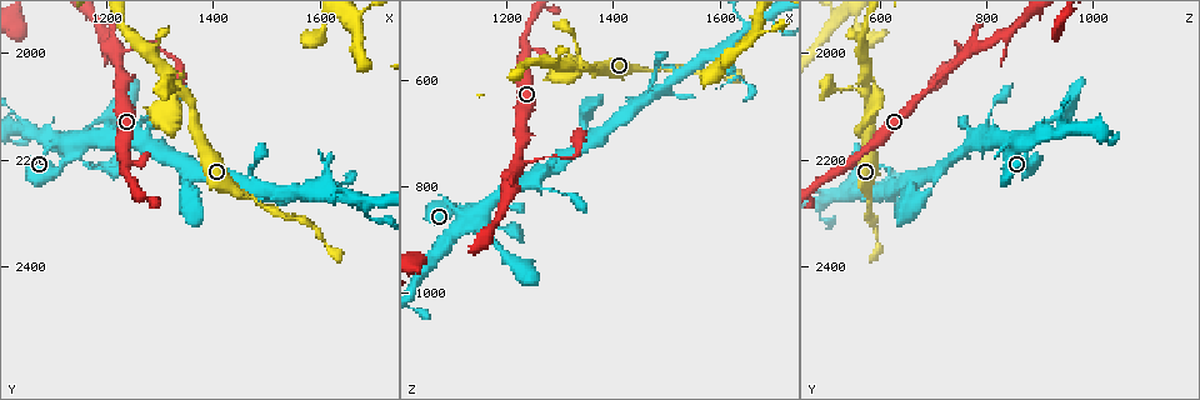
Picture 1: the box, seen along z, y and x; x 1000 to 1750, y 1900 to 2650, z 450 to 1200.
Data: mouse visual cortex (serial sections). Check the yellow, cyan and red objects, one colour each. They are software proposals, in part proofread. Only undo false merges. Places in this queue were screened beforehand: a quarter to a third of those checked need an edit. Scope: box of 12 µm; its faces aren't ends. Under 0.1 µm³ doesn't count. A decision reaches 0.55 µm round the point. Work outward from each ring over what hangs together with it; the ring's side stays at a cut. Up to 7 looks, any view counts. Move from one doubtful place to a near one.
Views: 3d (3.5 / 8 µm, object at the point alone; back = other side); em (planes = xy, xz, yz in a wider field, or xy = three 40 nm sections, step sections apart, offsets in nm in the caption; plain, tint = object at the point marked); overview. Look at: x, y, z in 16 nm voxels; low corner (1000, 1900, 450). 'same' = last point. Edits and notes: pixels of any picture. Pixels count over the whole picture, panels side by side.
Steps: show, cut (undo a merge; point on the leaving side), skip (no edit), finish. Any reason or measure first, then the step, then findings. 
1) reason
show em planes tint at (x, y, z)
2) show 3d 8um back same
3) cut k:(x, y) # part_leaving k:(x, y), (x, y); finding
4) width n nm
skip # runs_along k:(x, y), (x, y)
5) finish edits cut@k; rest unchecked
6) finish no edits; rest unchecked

abrupt turn
show 3d 3.5um at (1140, 2180, 850)

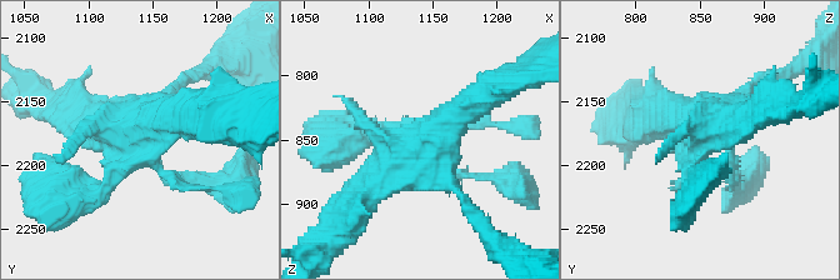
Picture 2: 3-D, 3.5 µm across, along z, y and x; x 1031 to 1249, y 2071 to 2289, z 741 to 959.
show em xy step 2 plain at (1136, 2182, 850)

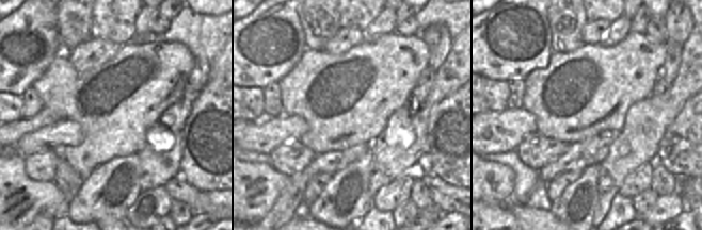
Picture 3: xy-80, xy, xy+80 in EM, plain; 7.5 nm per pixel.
show em xy step 2 tint same

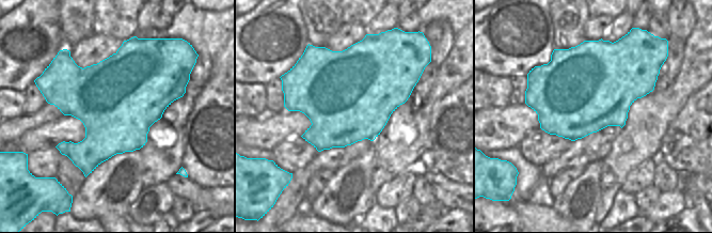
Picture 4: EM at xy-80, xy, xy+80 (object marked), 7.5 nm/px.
skip # runs_along 2:(81, 198), (154, 118), (196, 109); continuous, no second cell

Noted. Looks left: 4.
two arms in line, one across
show 3d 3.5um at (1215, 2000, 755)

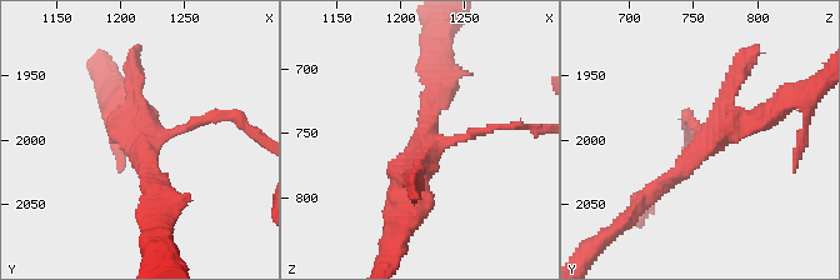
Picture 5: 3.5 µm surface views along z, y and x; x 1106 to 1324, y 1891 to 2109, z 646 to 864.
need the tissue
show em planes tint at (1218, 2006, 758)

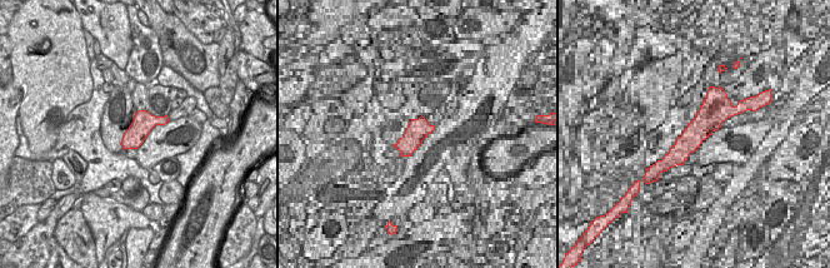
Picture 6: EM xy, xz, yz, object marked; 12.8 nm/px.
skip # runs_along 5:(644, 201), (726, 125), (771, 114); one cell here

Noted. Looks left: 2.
branch point
show 3d 3.5um at (1340, 2070, 575)

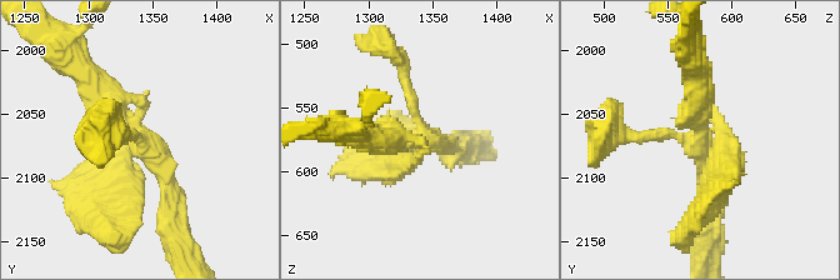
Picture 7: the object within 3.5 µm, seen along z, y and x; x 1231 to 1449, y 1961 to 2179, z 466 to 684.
show em xy step 3 tint at (1340, 2070, 574)

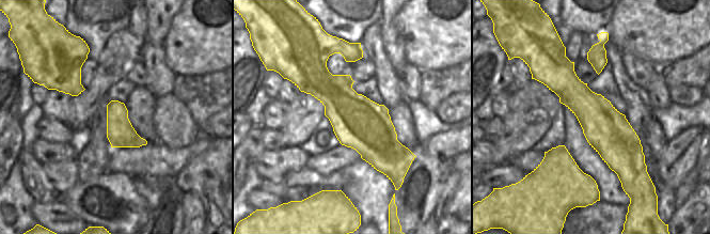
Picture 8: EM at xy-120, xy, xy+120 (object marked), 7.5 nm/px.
skip # runs_along 8:(562, 53), (621, 177); continuous, no second cell

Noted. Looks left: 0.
finish no edits; rest unchecked

